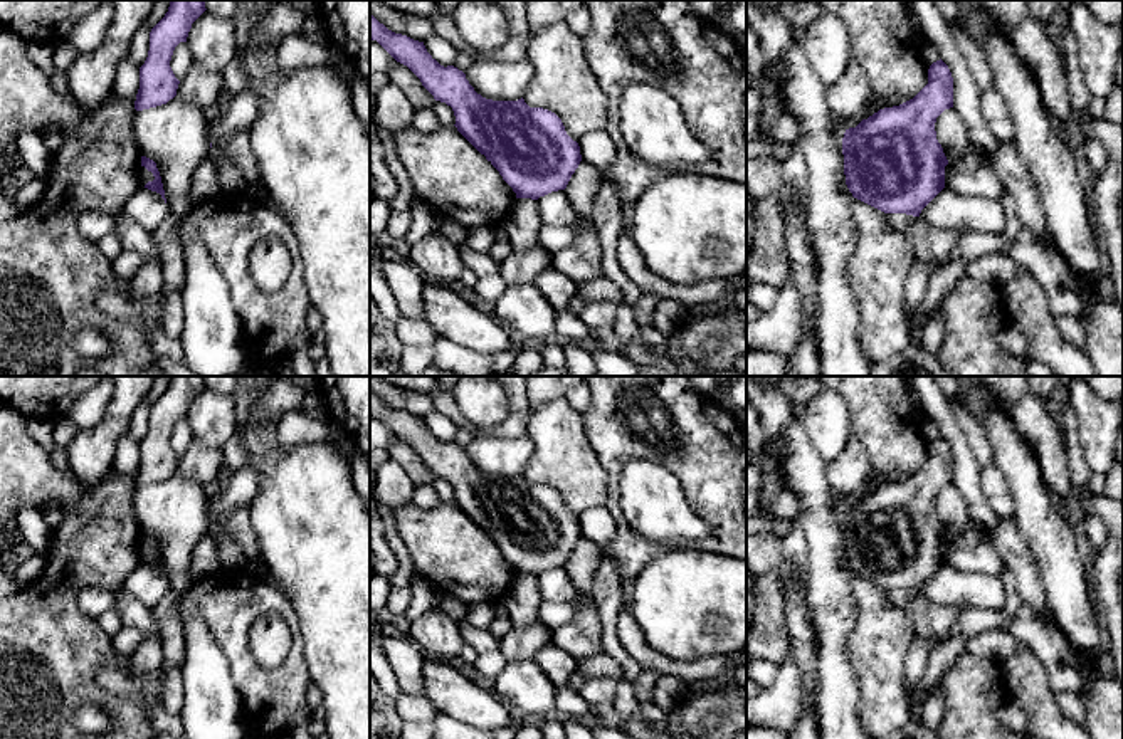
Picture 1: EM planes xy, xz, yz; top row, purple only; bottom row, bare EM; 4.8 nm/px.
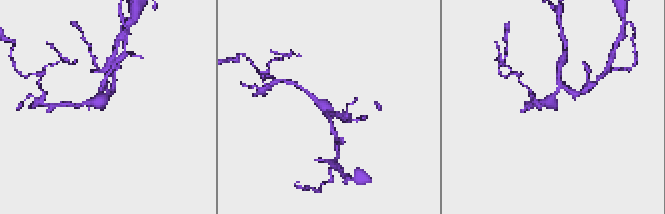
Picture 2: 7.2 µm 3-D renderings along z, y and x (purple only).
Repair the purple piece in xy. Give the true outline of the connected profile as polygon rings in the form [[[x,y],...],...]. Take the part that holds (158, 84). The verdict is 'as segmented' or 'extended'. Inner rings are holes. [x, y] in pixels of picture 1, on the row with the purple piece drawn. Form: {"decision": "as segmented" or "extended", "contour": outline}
{"decision": "as segmented", "contour": [[[171,0],[165,17],[151,29],[148,57],[140,67],[136,111],[166,104],[177,96],[180,81],[170,60],[175,47],[187,42],[192,24],[205,10],[205,0]]]}

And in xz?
{"decision": "as segmented", "contour": [[[372,13],[370,39],[407,66],[435,101],[452,107],[457,131],[499,171],[516,198],[538,200],[567,188],[582,155],[555,113],[530,107],[523,97],[482,97],[462,71],[440,66],[424,42],[388,30]]]}

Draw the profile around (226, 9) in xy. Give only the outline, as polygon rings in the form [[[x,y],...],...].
[[[205,0],[205,8],[215,17],[234,18],[240,0]]]

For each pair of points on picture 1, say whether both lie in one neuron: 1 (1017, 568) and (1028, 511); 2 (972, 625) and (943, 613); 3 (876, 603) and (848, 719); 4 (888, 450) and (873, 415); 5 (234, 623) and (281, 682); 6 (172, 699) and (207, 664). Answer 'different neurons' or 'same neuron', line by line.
1: different neurons
2: different neurons
3: different neurons
4: same neuron
5: same neuron
6: different neurons

